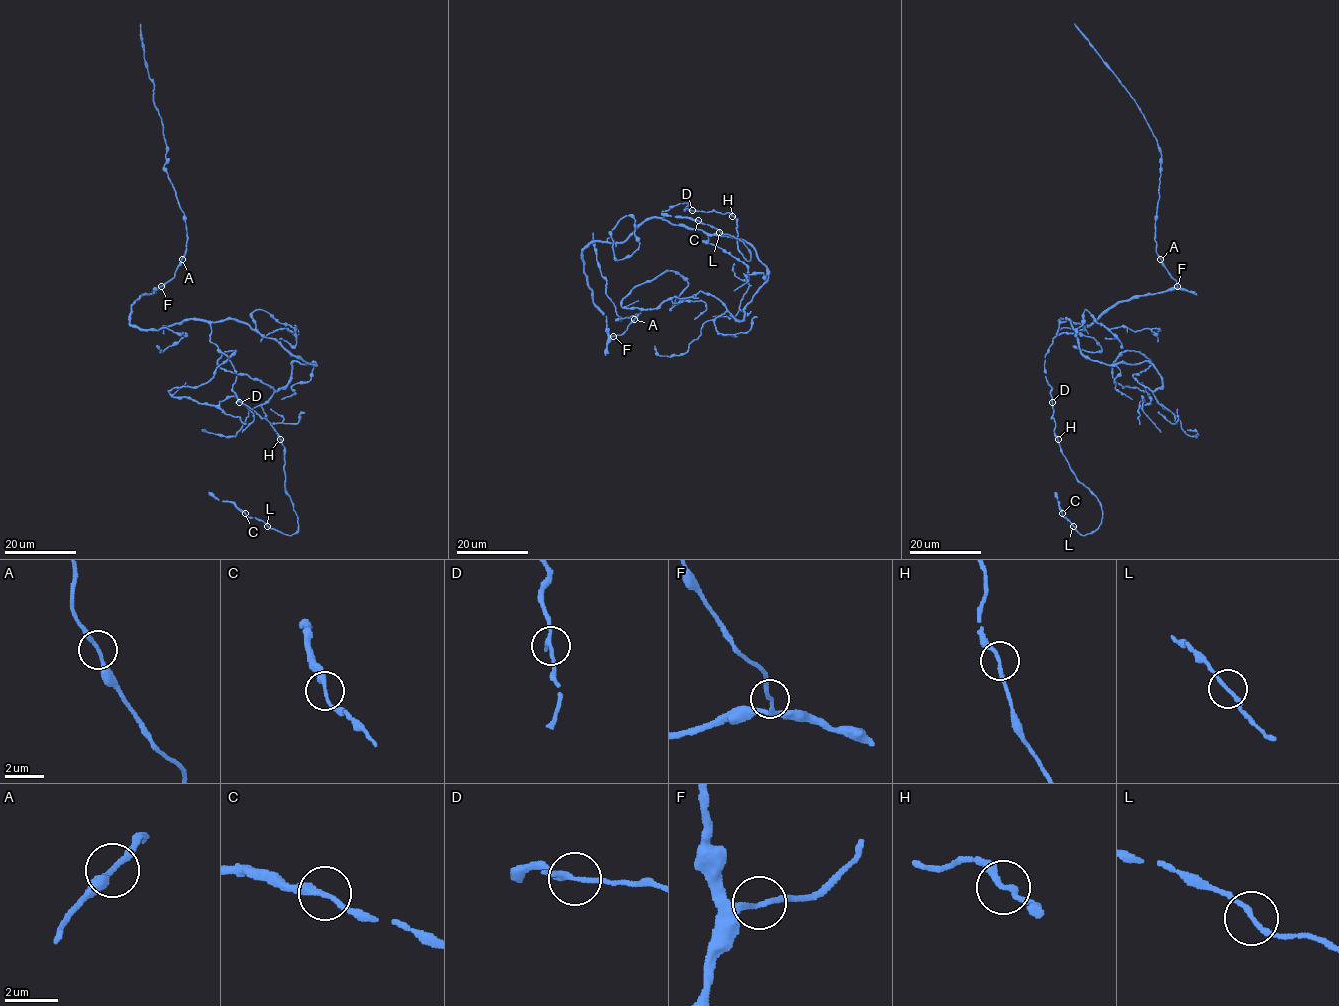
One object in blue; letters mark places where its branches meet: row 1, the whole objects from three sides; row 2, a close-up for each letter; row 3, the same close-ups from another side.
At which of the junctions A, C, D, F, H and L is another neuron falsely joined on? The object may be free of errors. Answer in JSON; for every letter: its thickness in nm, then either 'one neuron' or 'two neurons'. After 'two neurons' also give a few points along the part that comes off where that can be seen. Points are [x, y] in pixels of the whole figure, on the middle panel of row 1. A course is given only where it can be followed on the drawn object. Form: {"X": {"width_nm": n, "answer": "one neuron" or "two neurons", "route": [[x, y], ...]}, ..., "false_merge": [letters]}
{"A": {"width_nm": 190, "answer": "one neuron"}, "C": {"width_nm": 220, "answer": "one neuron"}, "D": {"width_nm": 220, "answer": "one neuron"}, "F": {"width_nm": 180, "answer": "one neuron"}, "H": {"width_nm": 200, "answer": "one neuron"}, "L": {"width_nm": 180, "answer": "one neuron"}, "false_merge": []}

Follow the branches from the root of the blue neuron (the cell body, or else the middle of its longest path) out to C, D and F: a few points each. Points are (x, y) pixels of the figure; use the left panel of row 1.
C: (235, 320), (211, 323), (210, 341), (236, 373), (236, 398), (282, 442), (298, 531), (286, 535), (245, 514)
D: (235, 320), (211, 323), (210, 341), (227, 357), (236, 373), (233, 391), (239, 402)
F: (235, 320), (184, 319), (159, 330), (133, 326), (129, 323), (131, 305), (161, 286)

